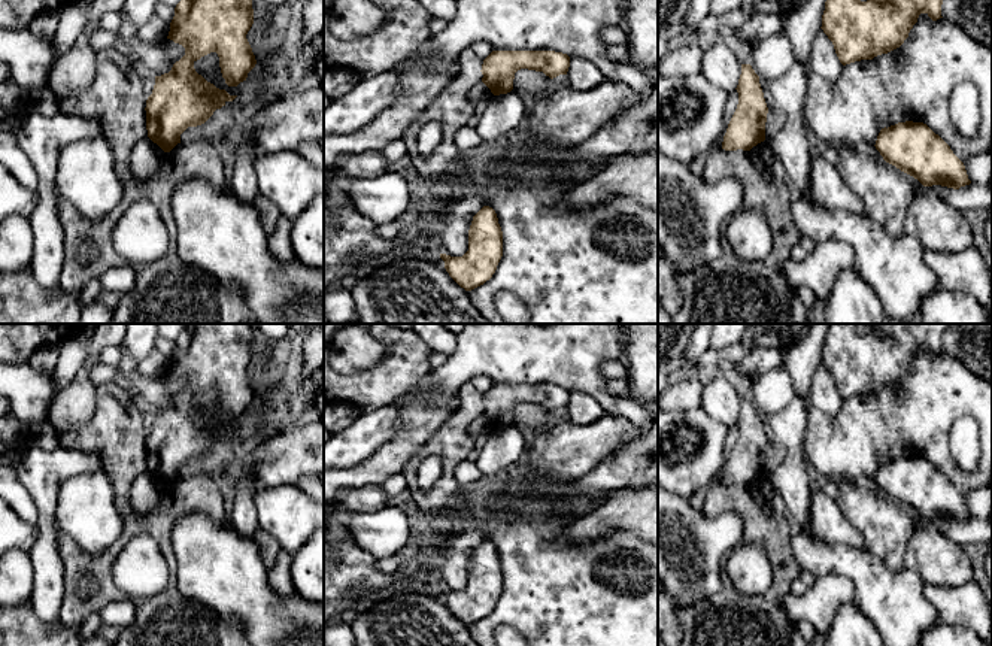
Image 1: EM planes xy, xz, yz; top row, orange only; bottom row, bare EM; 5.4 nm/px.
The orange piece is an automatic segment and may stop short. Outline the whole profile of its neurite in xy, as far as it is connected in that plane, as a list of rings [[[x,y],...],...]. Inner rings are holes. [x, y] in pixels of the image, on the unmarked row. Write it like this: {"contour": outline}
{"contour": [[[188,324],[176,339],[167,373],[182,379],[185,389],[173,398],[169,407],[155,410],[155,419],[145,442],[148,471],[164,486],[170,486],[180,477],[180,468],[188,461],[204,458],[216,443],[237,431],[207,416],[195,406],[194,397],[210,386],[216,386],[225,418],[237,421],[246,415],[248,407],[257,398],[246,373],[252,358],[254,343],[249,324]]]}

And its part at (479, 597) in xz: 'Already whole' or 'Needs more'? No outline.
Already whole

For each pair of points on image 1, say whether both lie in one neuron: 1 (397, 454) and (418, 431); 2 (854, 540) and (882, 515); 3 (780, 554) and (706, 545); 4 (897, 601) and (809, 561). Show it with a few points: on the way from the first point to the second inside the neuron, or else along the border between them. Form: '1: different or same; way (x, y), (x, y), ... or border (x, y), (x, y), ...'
1: same; way (403, 448), (412, 437)
2: different; border (839, 506), (867, 548)
3: different; border (713, 515), (736, 512), (745, 534)
4: same; way (874, 581), (858, 564), (831, 561)

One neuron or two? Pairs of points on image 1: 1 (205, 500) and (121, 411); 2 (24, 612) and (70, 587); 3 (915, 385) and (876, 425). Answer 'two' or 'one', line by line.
1: one
2: two
3: one

